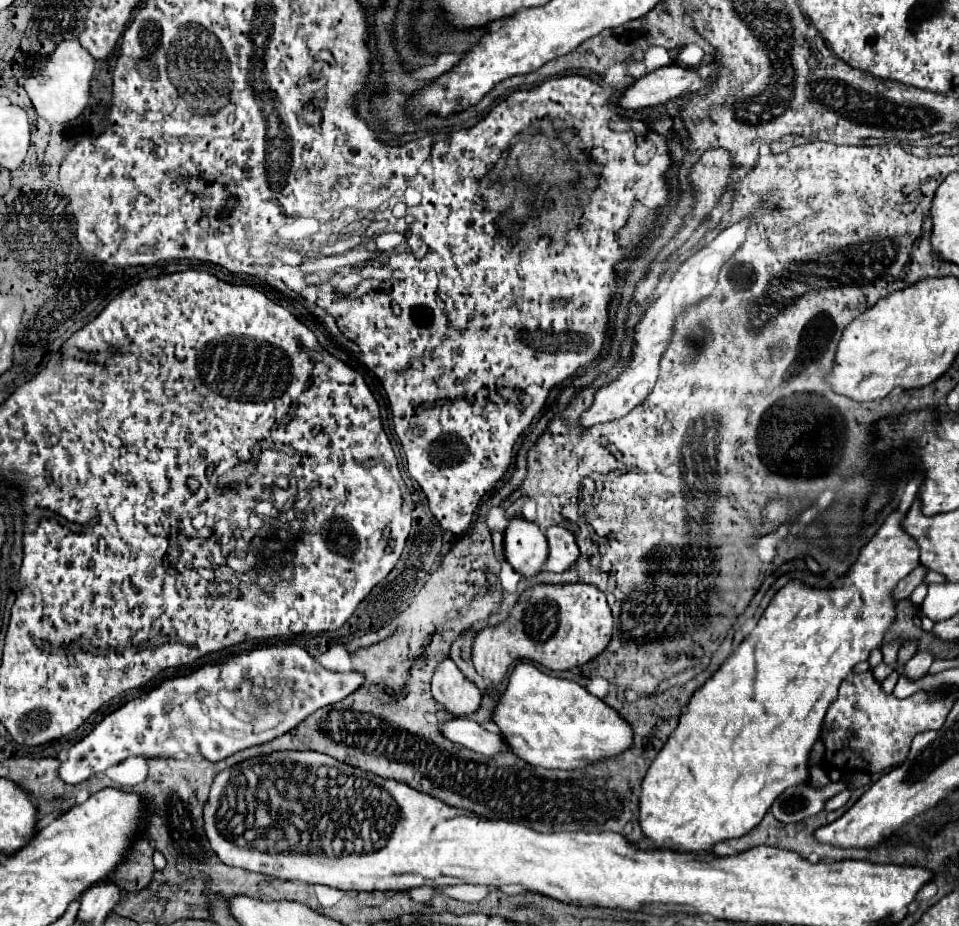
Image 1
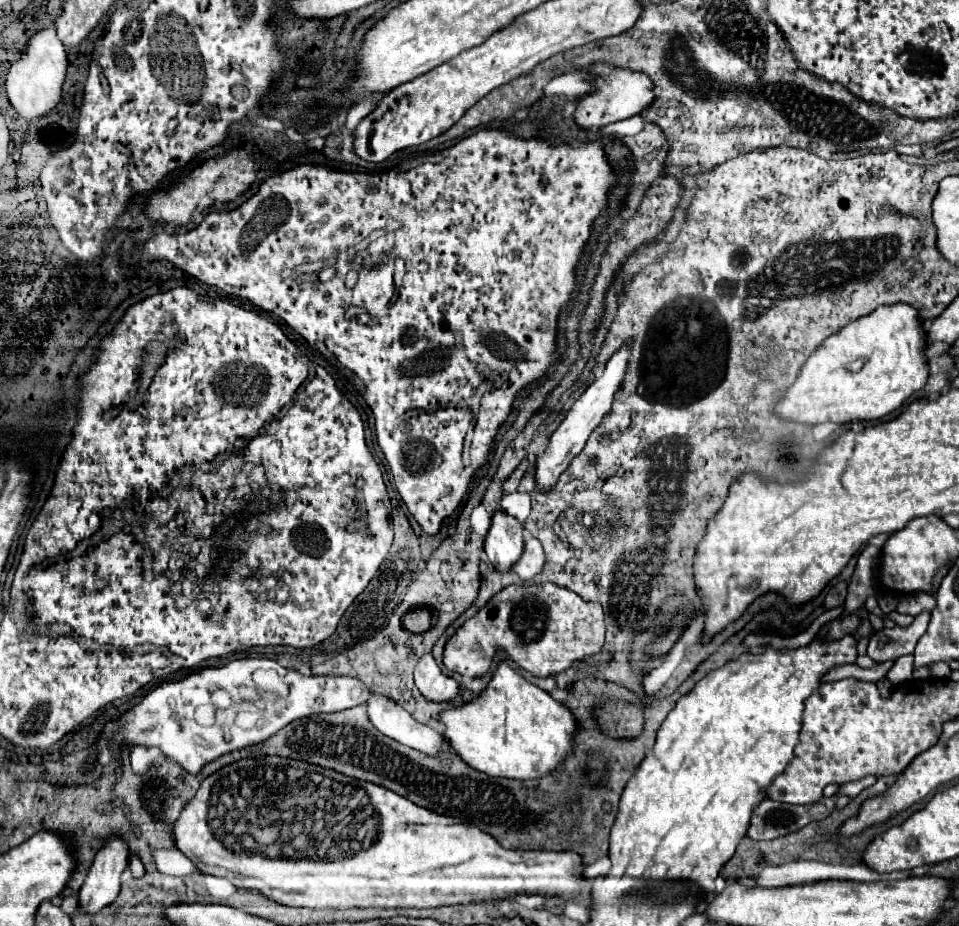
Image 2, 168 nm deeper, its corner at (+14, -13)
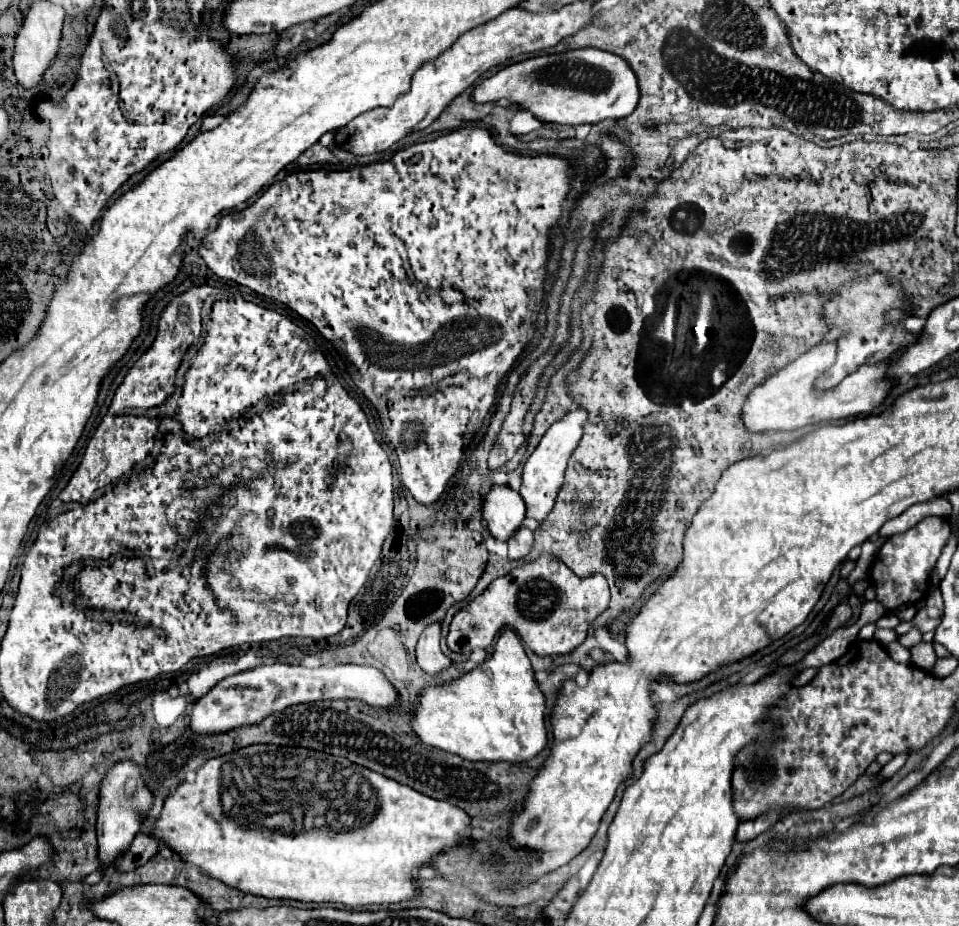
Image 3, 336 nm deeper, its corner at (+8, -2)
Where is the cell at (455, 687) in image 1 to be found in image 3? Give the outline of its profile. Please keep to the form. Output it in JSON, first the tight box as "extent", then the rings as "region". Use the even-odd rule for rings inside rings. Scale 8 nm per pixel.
{"extent":[417,623,451,675],"region":[[[431,623],[417,641],[417,663],[429,675],[437,675],[451,665],[451,659],[445,657],[443,651],[439,649],[439,637],[441,637],[441,625]]]}

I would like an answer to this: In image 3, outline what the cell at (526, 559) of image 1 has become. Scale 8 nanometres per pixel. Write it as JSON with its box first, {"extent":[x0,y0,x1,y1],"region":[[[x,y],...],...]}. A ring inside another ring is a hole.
{"extent":[481,485,525,541],"region":[[[491,485],[489,491],[483,491],[481,501],[483,501],[481,513],[487,523],[487,529],[497,539],[503,539],[503,541],[509,539],[525,519],[525,503],[523,503],[521,495],[517,491],[513,491],[509,485]]]}

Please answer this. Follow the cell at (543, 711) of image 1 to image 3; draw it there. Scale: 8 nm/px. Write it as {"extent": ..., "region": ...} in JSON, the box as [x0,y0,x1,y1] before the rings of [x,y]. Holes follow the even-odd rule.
{"extent":[411,629,547,763],"region":[[[507,629],[497,639],[495,651],[489,661],[483,661],[473,671],[449,683],[423,687],[423,691],[419,693],[419,701],[411,711],[411,731],[419,737],[419,741],[423,741],[423,745],[449,751],[469,761],[517,763],[533,759],[547,745],[543,711],[545,711],[545,697],[537,687],[529,657],[525,655],[519,637],[511,629]]]}

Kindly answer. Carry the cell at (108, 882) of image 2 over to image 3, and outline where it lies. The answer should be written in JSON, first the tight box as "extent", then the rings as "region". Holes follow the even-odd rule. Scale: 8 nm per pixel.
{"extent":[97,761,155,865],"region":[[[117,761],[105,773],[99,783],[99,813],[97,813],[97,841],[99,841],[99,861],[101,865],[113,865],[121,859],[123,851],[131,845],[133,837],[141,831],[143,817],[149,813],[155,795],[147,789],[139,767],[133,761]]]}

